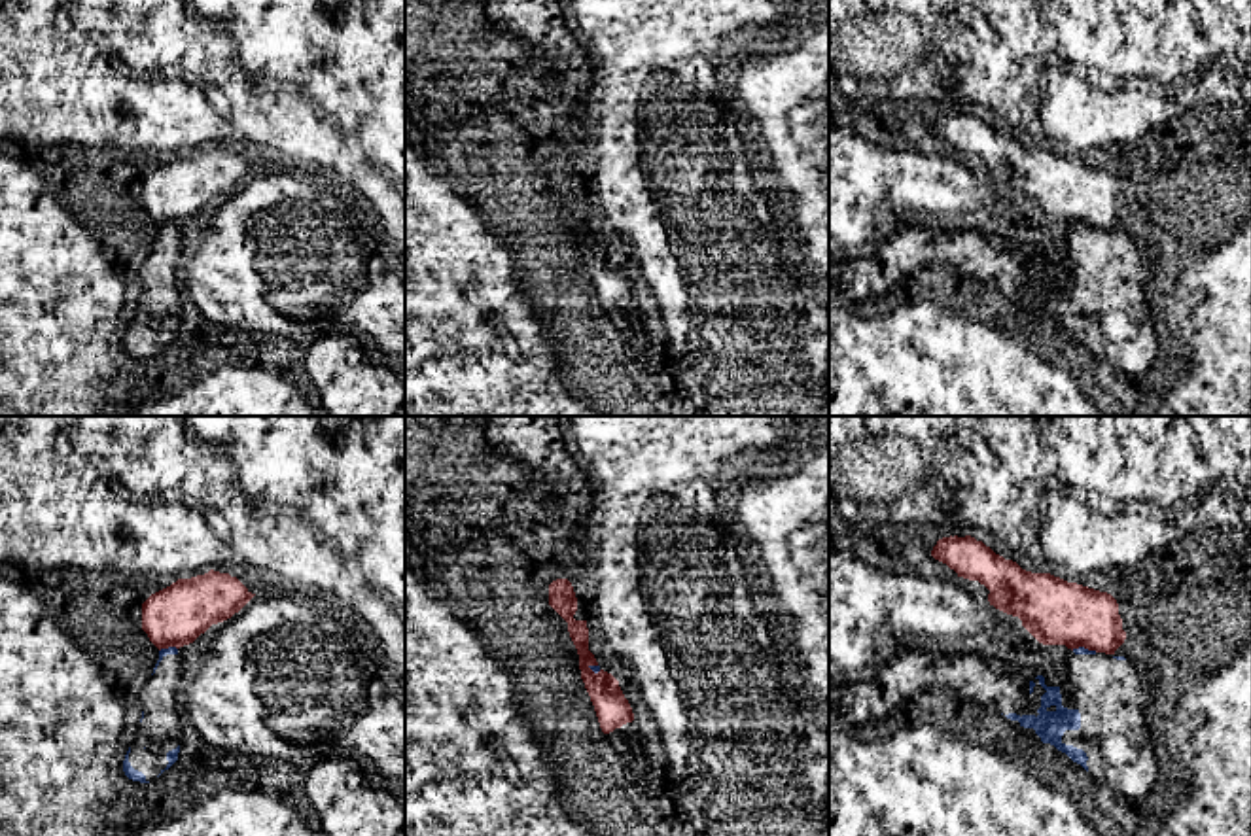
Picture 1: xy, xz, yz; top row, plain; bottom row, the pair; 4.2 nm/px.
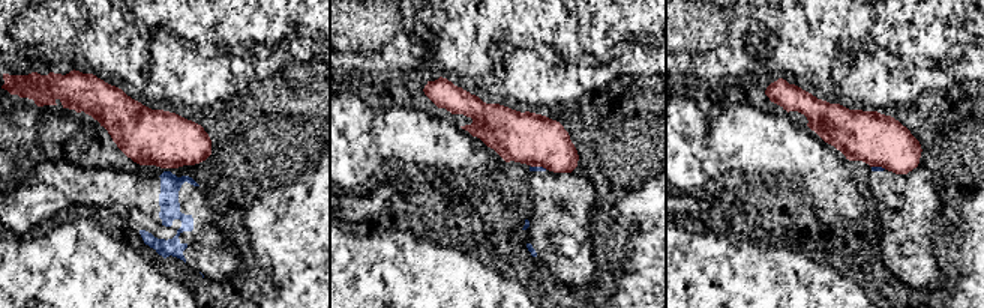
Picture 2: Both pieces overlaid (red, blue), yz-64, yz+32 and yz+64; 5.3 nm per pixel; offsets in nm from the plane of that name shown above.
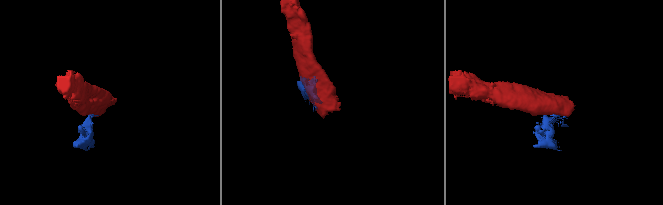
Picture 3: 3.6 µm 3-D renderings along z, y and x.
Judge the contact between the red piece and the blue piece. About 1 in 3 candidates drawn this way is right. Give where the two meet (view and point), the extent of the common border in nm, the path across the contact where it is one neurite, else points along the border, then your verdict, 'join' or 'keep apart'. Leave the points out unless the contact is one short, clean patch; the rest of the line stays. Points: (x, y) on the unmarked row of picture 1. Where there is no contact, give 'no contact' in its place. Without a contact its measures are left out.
meets red in yz at (1085, 224); contact 110 nm long; border along yz (1072, 226), (1085, 224), (1096, 227); keep apart

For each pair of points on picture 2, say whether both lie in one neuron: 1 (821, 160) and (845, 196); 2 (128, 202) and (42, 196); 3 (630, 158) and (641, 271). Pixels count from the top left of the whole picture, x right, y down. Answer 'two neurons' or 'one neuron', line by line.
1: two neurons
2: one neuron
3: one neuron

